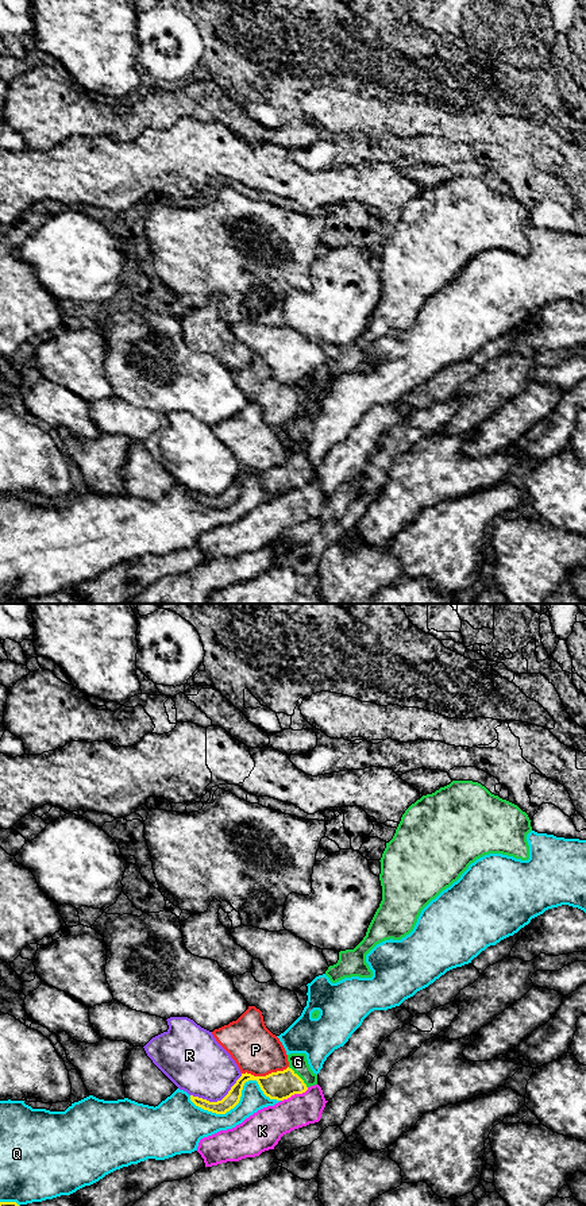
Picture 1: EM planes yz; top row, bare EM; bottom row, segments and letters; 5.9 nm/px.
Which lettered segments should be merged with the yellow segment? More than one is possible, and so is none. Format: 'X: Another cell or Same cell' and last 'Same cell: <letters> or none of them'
G: Same cell
K: Another cell
P: Another cell
Q: Another cell
R: Another cell
Same cell: G

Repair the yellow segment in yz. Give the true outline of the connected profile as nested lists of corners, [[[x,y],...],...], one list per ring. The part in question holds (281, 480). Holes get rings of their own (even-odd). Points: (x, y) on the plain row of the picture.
[[[290,448],[288,450],[288,456],[289,462],[286,465],[271,467],[266,471],[242,469],[221,496],[209,497],[193,490],[190,490],[190,496],[204,505],[225,509],[239,498],[243,481],[248,475],[257,475],[263,489],[277,496],[288,494],[294,489],[302,489],[311,481],[317,479],[317,470],[311,465],[305,448]]]

